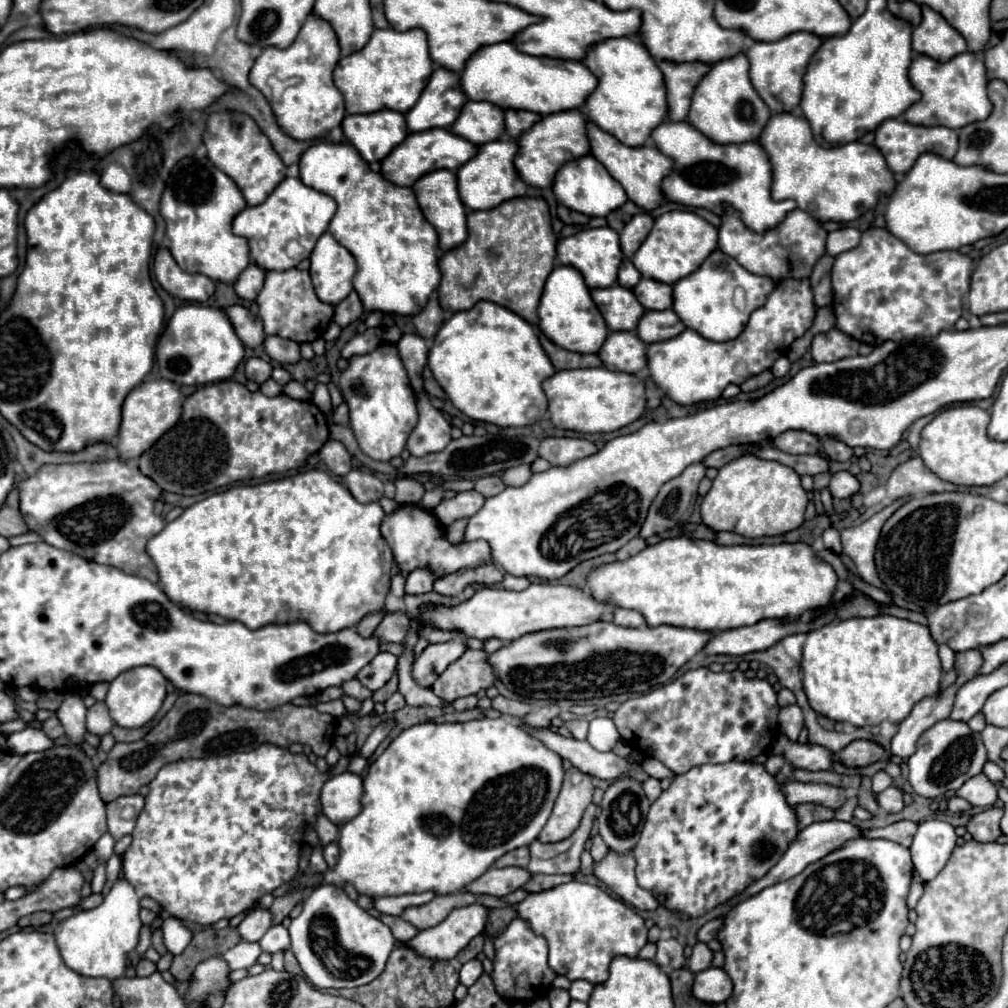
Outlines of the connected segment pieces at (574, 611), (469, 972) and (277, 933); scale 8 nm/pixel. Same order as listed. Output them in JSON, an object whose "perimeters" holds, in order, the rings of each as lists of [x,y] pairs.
{"perimeters":[[[[533,583],[525,591],[507,591],[495,587],[481,587],[473,593],[471,599],[455,605],[423,605],[421,607],[421,627],[419,627],[419,641],[415,643],[415,655],[419,655],[427,647],[425,627],[445,629],[445,631],[459,631],[465,637],[473,637],[479,641],[487,639],[501,639],[501,641],[515,641],[527,633],[543,631],[543,629],[557,629],[557,627],[577,627],[589,625],[599,621],[605,603],[595,601],[591,595],[583,593],[577,587],[567,585],[553,585],[553,583]]],[[[471,959],[471,961],[467,961],[467,963],[461,967],[461,971],[459,971],[459,981],[461,981],[465,987],[471,987],[471,985],[479,979],[481,973],[483,973],[481,961],[479,961],[479,959]]],[[[277,923],[277,925],[269,927],[269,931],[261,937],[259,943],[261,943],[263,951],[269,951],[269,953],[285,951],[289,947],[289,933],[281,923]]]]}

